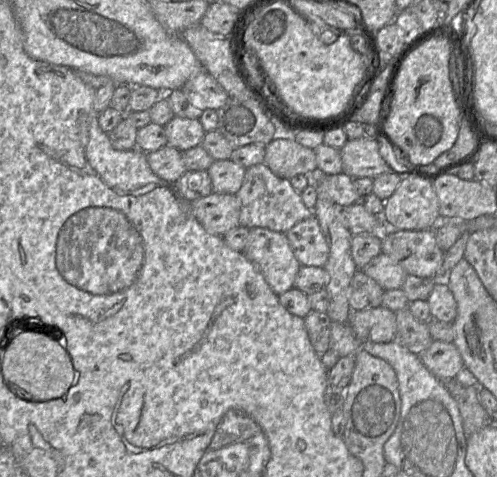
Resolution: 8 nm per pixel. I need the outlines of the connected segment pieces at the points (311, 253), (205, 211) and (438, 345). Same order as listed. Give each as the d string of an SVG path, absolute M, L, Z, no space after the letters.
M315 216L298 222L285 234L301 265L324 267L329 245Z
M212 192L191 201L192 211L210 234L222 236L239 226L241 203L235 194Z
M434 340L419 357L428 371L439 380L454 379L464 362L453 342Z

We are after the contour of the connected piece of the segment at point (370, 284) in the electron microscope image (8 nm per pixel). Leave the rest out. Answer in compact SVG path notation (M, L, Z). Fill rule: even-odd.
M358 269L349 287L349 306L352 311L379 307L385 290L371 277Z

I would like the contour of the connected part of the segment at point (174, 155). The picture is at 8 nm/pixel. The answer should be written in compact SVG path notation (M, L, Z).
M164 146L146 155L151 170L168 183L175 183L187 171L181 151L174 147Z

